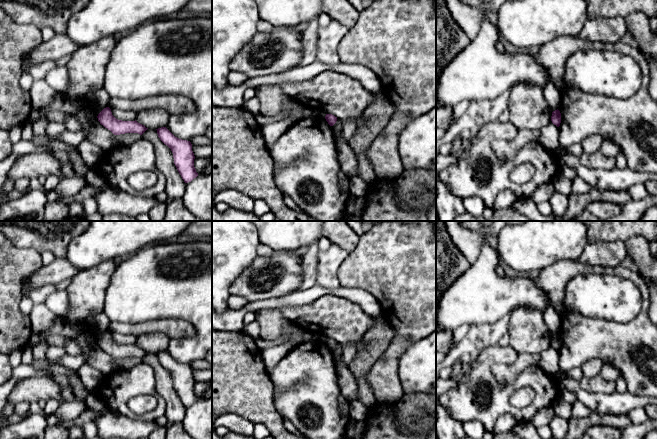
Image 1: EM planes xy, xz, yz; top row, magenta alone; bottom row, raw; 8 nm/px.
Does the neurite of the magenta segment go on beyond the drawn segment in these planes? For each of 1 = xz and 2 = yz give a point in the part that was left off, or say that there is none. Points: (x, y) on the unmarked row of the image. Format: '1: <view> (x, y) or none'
1: none
2: none

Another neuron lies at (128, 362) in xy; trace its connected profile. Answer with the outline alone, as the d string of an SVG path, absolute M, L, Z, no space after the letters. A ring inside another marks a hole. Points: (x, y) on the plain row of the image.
M125 357L120 359L115 359L115 370L117 369L130 369L135 365L139 364L141 359L138 357Z

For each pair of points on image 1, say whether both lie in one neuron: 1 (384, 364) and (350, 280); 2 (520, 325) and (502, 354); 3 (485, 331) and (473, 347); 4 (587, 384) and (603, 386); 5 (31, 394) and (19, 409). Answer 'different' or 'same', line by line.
1: same
2: different
3: same
4: same
5: different

